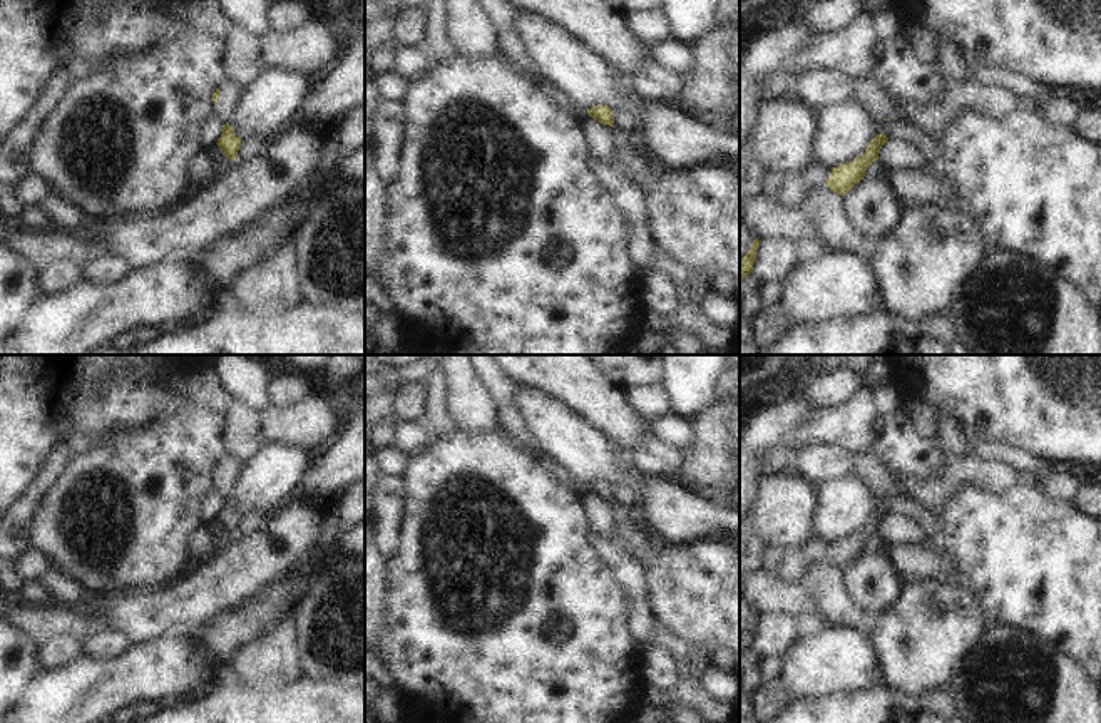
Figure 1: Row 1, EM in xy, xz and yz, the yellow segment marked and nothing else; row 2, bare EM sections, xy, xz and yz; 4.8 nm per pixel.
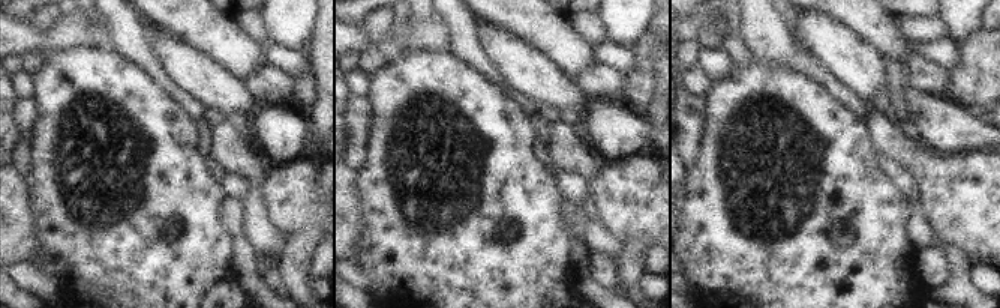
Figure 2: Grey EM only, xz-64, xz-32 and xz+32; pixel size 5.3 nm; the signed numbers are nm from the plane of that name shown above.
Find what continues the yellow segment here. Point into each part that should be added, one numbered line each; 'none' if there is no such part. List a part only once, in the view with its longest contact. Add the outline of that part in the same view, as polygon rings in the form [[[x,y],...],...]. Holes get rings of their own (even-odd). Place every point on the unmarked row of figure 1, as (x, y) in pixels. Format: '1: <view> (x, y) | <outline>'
1: xy (231, 467) | [[[226,455],[219,460],[219,474],[216,477],[216,490],[226,499],[229,497],[243,474],[246,462],[236,455]]]

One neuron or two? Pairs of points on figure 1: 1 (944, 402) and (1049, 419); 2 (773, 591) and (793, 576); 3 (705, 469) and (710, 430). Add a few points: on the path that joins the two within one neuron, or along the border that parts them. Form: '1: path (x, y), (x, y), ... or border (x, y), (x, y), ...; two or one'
1: path (971, 402), (1023, 402); one
2: border (773, 573), (785, 583), (798, 584); two
3: path (710, 459), (710, 440); one

